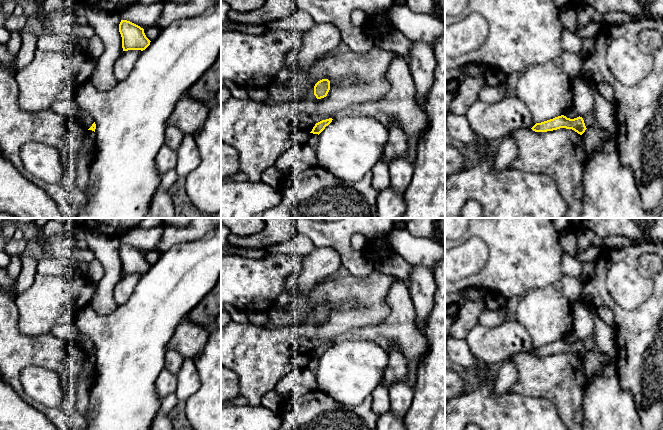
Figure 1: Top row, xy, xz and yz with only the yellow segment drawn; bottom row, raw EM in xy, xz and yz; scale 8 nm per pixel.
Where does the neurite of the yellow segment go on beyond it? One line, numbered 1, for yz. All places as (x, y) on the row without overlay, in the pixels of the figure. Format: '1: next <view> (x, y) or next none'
1: next none

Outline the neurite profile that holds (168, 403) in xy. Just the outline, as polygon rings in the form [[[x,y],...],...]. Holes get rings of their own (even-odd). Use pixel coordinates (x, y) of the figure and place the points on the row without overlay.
[[[175,393],[170,394],[169,396],[161,400],[160,412],[167,415],[175,407],[177,403],[178,399]]]

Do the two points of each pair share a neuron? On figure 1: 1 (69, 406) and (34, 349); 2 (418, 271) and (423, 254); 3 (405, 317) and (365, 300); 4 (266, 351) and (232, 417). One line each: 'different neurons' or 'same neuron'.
1: same neuron
2: different neurons
3: different neurons
4: different neurons

